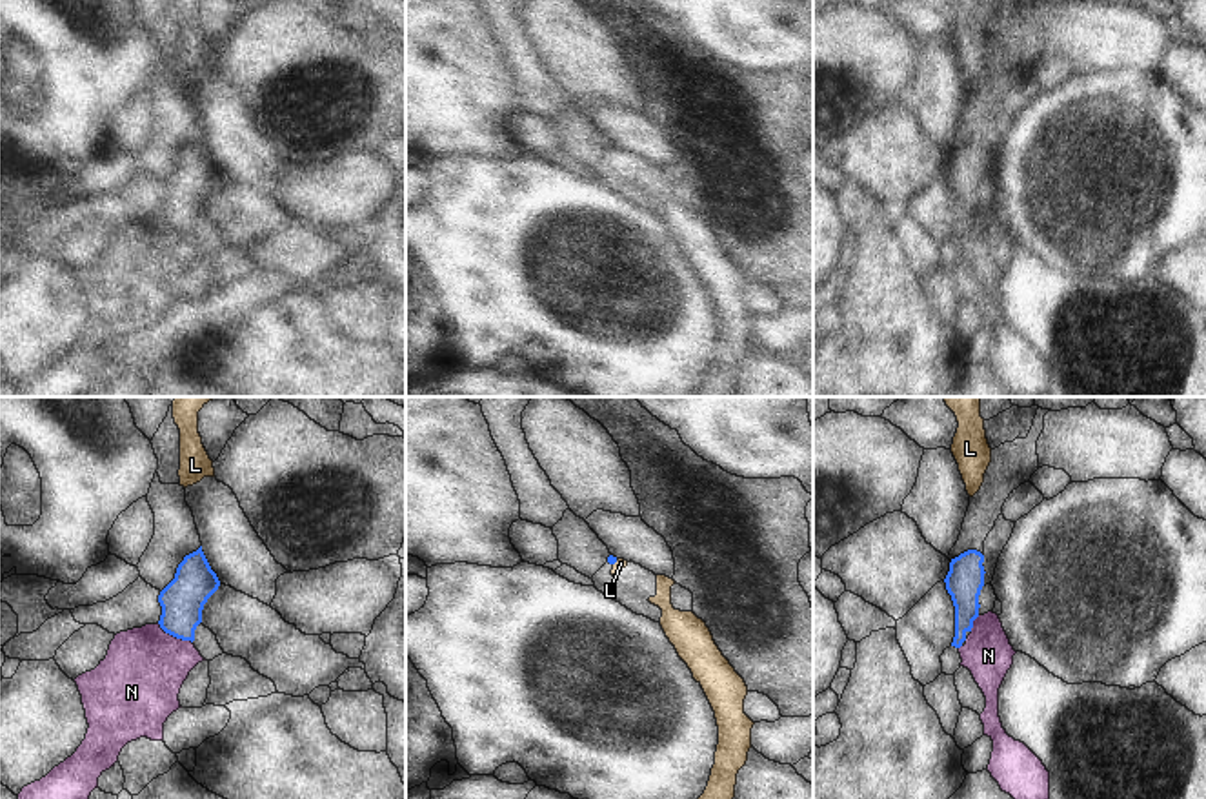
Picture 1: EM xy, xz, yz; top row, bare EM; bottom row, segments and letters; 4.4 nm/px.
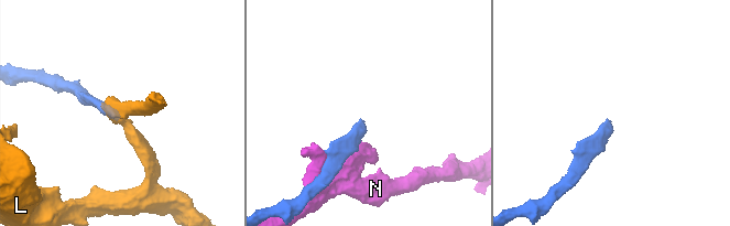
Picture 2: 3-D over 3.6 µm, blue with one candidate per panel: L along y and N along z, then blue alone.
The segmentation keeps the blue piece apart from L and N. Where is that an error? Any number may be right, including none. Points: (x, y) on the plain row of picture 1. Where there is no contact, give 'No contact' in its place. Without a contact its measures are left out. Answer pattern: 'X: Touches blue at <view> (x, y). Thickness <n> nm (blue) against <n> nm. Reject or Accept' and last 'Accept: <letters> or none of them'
L: No contact. Accept
N: Touches blue at xy (175, 228). Thickness 190 nm (blue) against 360 nm. Reject
Accept: L.

